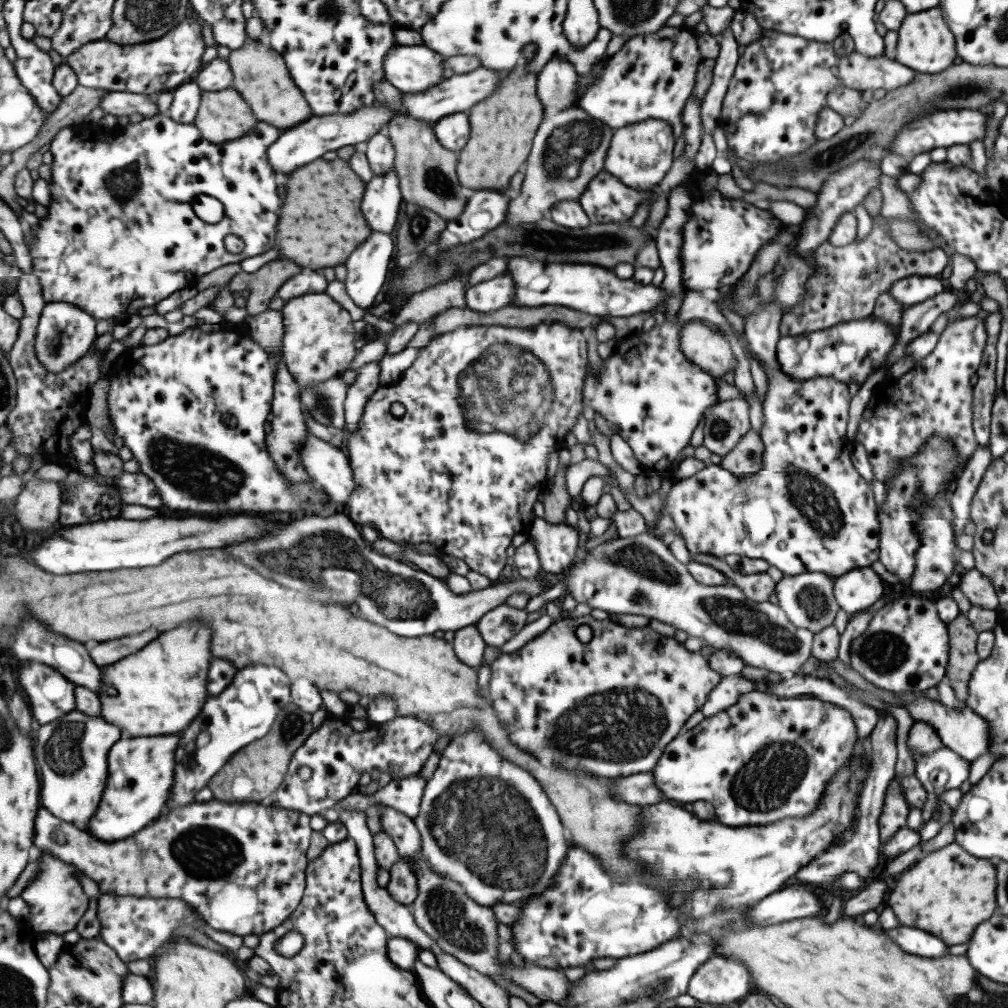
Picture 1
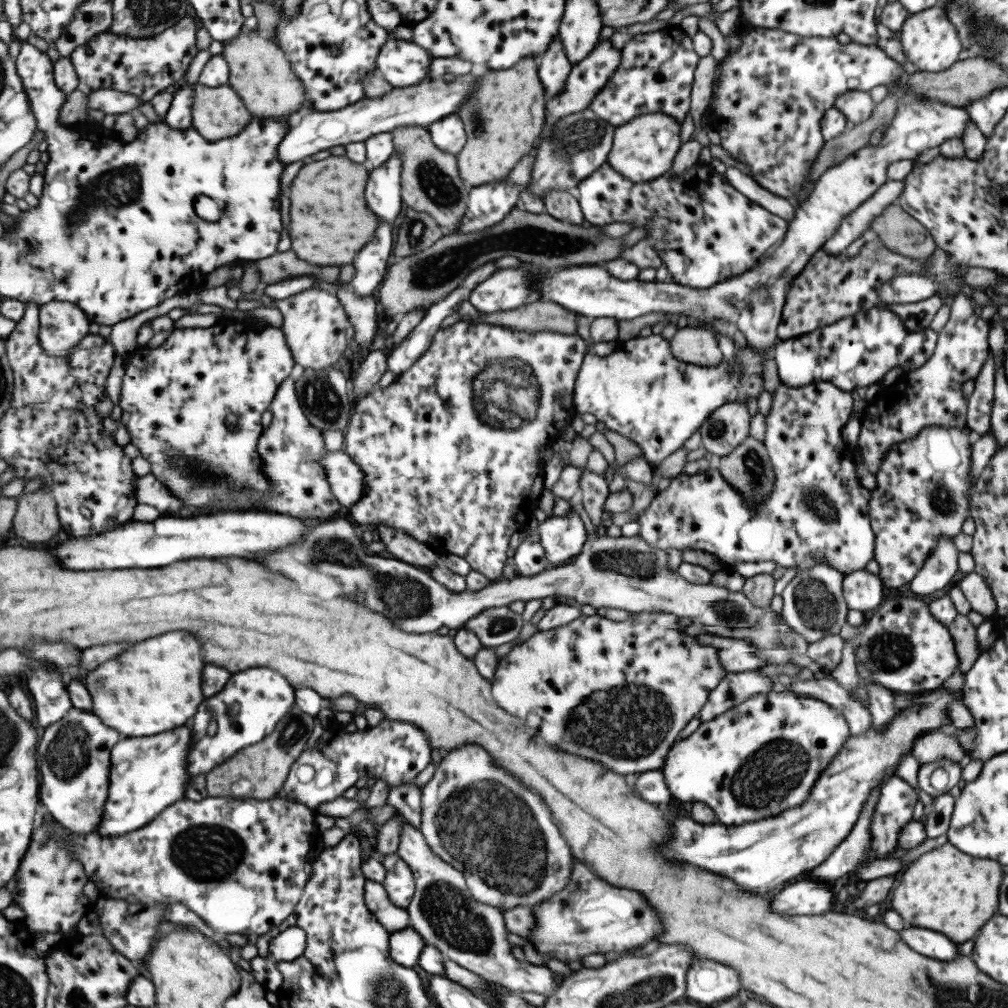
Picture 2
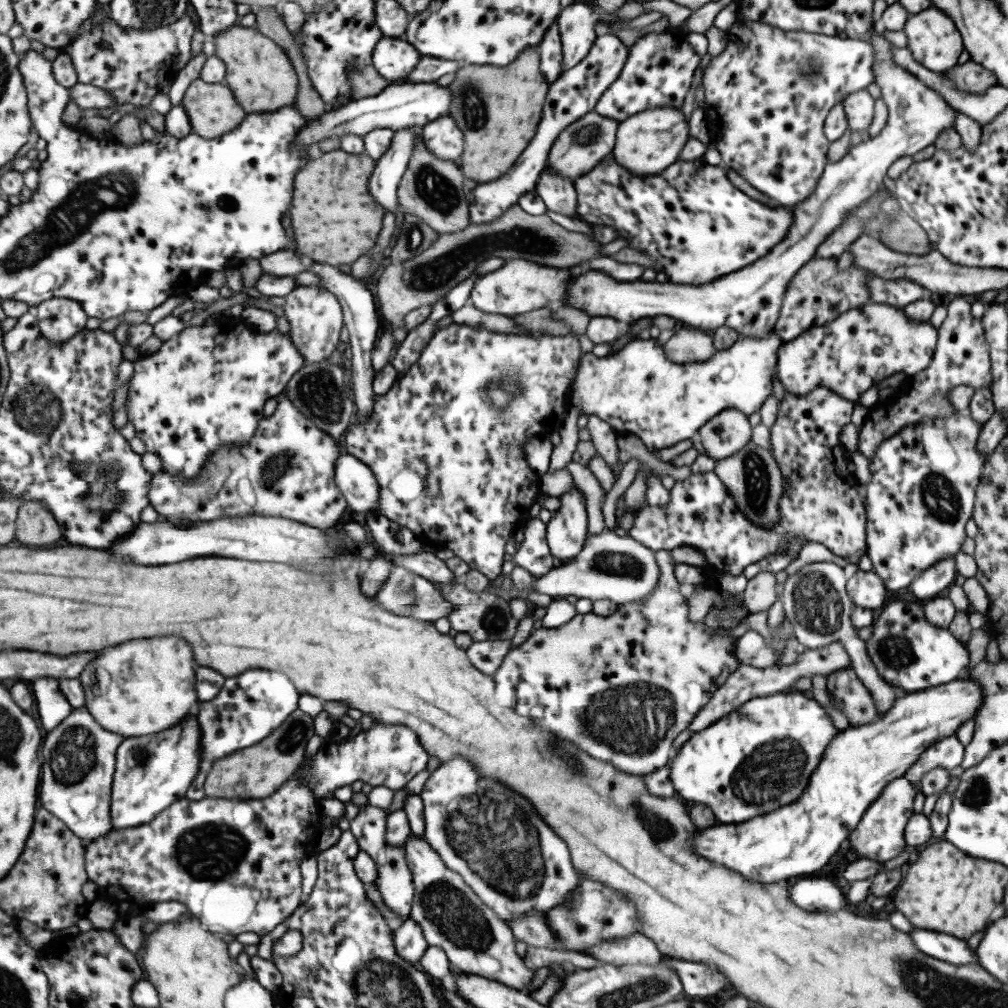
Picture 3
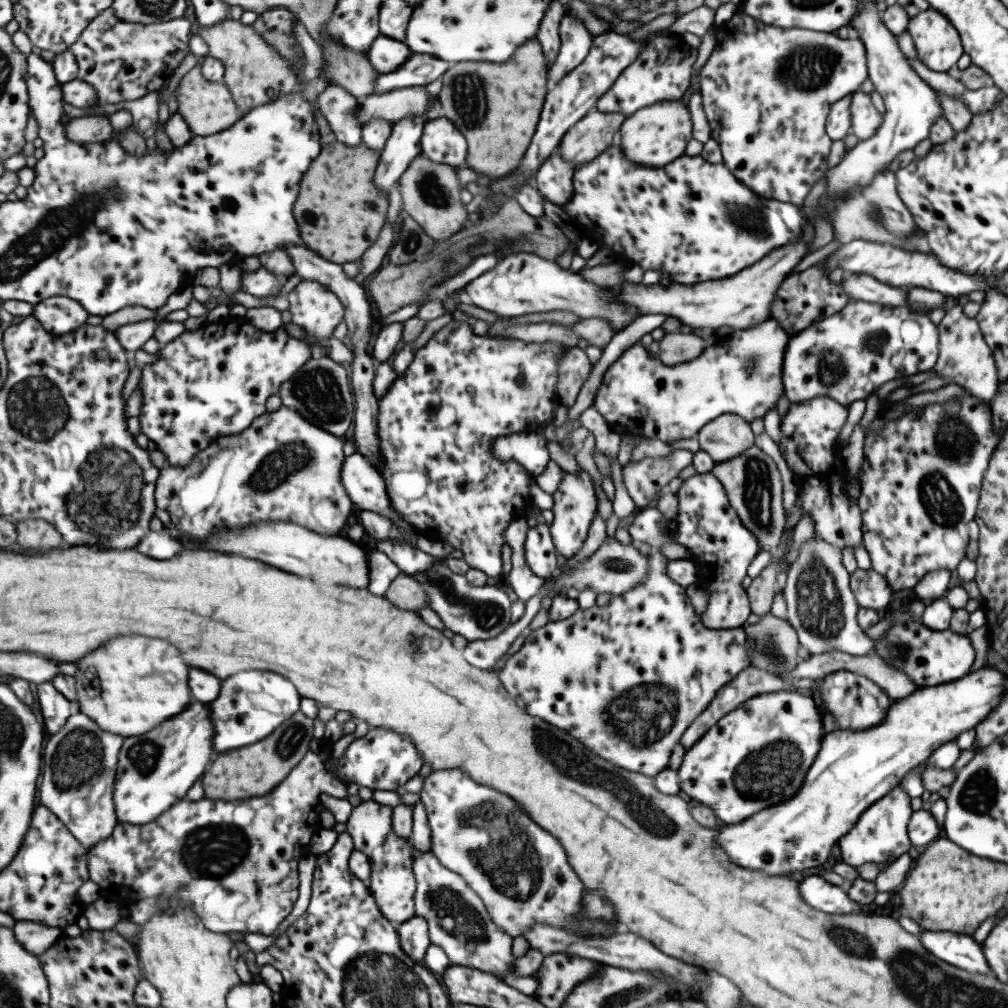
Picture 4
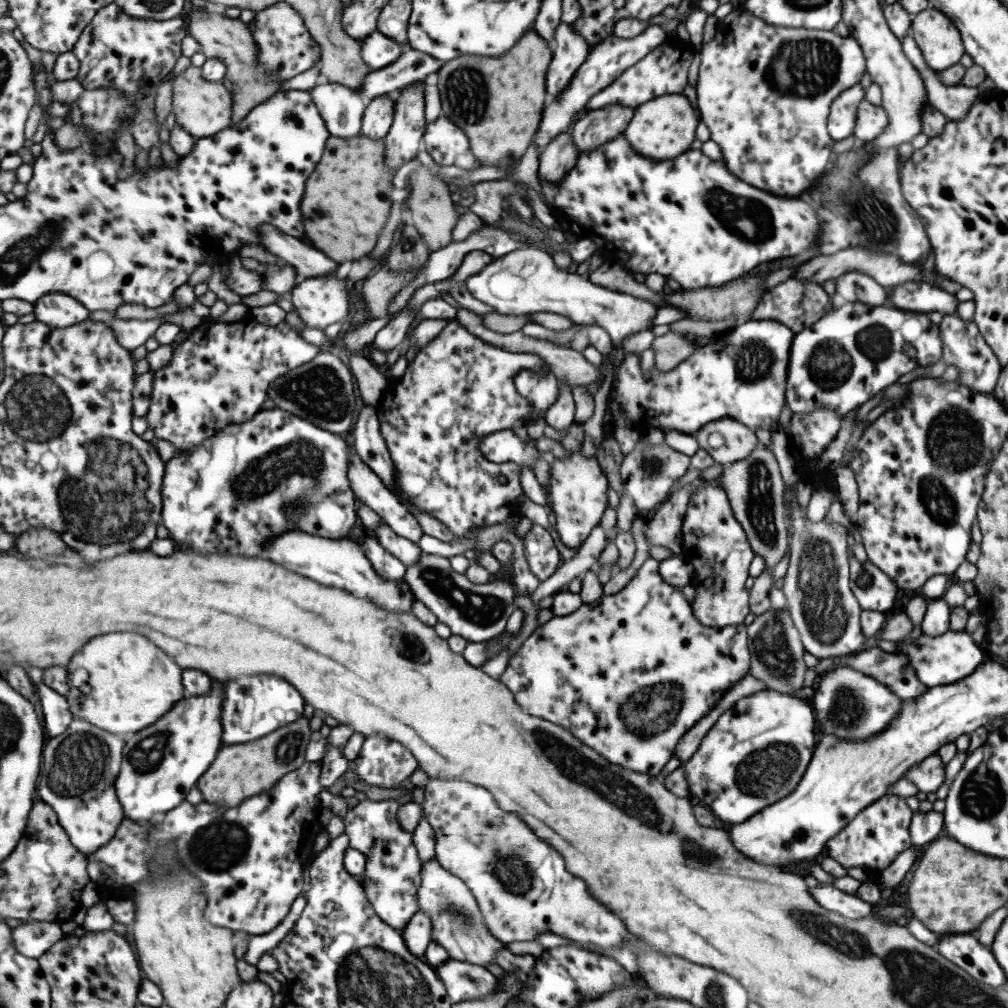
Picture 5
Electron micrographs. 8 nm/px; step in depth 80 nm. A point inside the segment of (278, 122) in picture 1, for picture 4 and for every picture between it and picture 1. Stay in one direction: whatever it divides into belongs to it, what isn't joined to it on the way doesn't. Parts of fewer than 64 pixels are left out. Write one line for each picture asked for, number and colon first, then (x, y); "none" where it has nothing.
2: (261, 73)
3: (261, 74)
4: (257, 74)

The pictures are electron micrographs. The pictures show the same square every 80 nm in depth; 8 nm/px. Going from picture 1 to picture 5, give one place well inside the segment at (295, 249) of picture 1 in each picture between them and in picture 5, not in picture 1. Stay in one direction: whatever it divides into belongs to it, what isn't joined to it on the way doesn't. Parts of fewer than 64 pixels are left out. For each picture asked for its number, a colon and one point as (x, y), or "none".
2: (331, 221)
3: (336, 219)
4: (341, 187)
5: (352, 185)

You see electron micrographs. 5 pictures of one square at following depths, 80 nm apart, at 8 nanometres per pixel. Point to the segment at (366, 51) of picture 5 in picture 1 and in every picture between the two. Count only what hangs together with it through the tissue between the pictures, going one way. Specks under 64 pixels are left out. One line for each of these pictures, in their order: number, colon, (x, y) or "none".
1: (413, 69)
2: (402, 63)
3: (395, 58)
4: (387, 54)

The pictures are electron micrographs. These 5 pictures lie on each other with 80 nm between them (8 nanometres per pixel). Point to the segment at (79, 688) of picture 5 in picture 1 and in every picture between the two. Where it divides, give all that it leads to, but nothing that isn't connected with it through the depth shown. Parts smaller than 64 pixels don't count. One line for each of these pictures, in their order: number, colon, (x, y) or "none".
1: (161, 689)
2: (156, 686)
3: (155, 689)
4: (132, 684)

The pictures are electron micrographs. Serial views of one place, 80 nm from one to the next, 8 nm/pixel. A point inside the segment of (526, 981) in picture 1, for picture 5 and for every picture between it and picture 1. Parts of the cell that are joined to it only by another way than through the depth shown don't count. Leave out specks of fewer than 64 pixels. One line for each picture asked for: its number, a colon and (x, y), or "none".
2: (444, 911)
3: (477, 941)
4: (459, 921)
5: (458, 924)

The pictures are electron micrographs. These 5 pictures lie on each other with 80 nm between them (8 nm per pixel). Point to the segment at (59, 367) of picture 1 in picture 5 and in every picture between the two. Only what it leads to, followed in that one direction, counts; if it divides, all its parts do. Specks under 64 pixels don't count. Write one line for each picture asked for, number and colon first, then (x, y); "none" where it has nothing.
2: (63, 325)
3: (61, 320)
4: (61, 315)
5: (60, 310)

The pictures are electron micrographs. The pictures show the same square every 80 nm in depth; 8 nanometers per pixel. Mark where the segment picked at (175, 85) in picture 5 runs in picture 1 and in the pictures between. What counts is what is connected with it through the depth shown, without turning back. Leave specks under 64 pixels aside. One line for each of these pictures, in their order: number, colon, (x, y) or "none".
1: (224, 115)
2: (218, 112)
3: (212, 107)
4: (209, 108)

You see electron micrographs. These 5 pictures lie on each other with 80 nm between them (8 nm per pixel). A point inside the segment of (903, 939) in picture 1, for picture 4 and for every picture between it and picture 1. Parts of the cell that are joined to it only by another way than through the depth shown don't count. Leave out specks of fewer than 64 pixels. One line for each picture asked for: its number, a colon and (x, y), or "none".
2: (932, 944)
3: (944, 947)
4: (960, 950)

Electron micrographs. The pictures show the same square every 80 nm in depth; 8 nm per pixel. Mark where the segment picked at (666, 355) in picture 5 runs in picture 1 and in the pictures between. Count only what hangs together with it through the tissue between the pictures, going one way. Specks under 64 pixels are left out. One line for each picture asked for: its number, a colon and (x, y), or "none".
1: (706, 348)
2: (698, 345)
3: (685, 346)
4: (679, 347)

